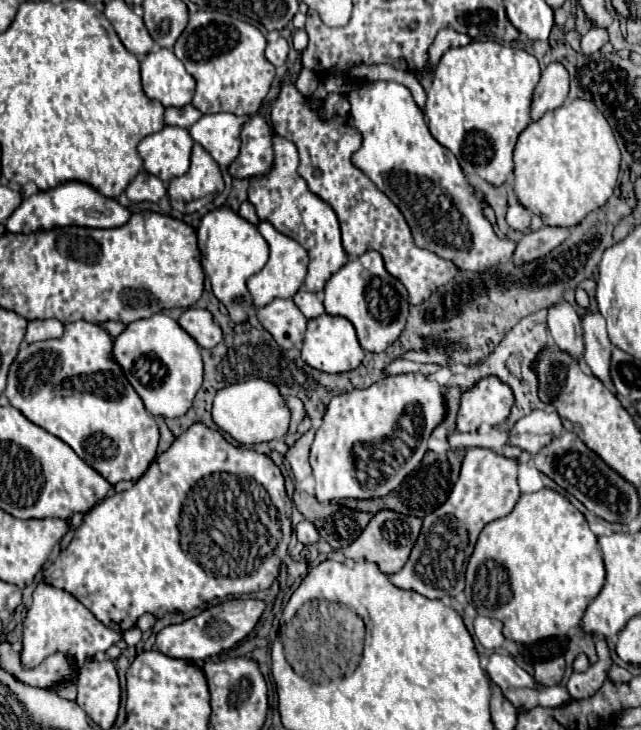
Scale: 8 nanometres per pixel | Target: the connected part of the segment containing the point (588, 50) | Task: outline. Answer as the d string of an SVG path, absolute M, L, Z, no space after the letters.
M593 26L587 34L581 36L581 50L583 50L583 54L593 54L593 52L597 52L607 40L609 40L607 30L601 28L601 26Z

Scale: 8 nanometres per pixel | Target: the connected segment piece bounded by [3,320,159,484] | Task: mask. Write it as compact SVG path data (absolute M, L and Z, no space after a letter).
M71 322L65 324L65 332L61 338L21 344L21 350L13 364L9 366L5 396L13 408L17 408L25 418L53 436L61 438L69 444L81 460L85 460L91 468L95 468L101 476L107 478L109 484L117 484L121 480L137 480L149 468L155 458L159 444L159 430L155 418L145 410L141 398L133 390L133 386L123 376L123 370L117 362L111 360L113 338L99 326L91 322Z

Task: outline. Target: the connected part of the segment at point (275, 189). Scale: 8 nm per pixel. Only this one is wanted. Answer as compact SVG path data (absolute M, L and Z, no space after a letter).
M273 134L273 168L265 176L249 180L249 202L255 206L261 220L269 220L281 234L297 240L309 254L309 272L305 288L309 292L321 292L325 282L347 262L347 254L341 246L339 222L329 204L317 194L309 192L305 180L297 174L299 154L293 142Z

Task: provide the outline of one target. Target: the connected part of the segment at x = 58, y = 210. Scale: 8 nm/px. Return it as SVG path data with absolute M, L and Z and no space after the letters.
M67 182L47 192L37 192L25 198L5 222L5 232L41 232L49 228L63 226L83 226L83 228L119 228L131 216L131 210L121 206L113 198L101 196L97 190L83 182Z

